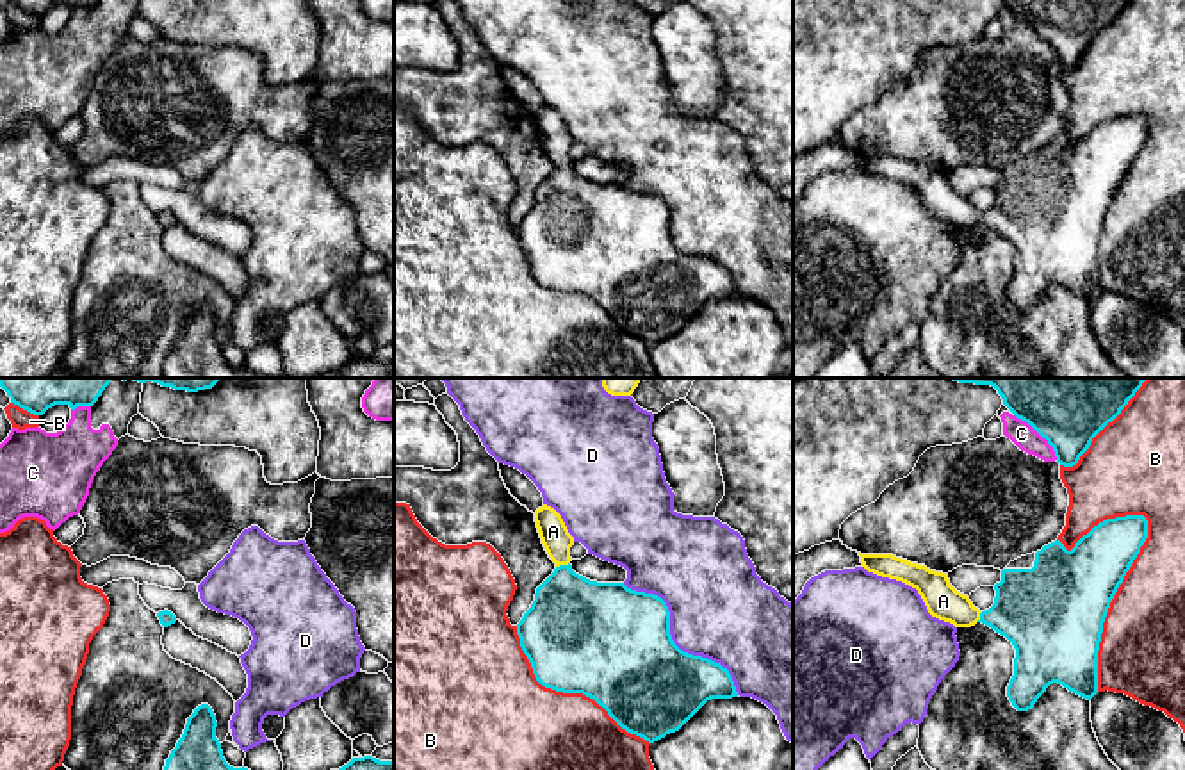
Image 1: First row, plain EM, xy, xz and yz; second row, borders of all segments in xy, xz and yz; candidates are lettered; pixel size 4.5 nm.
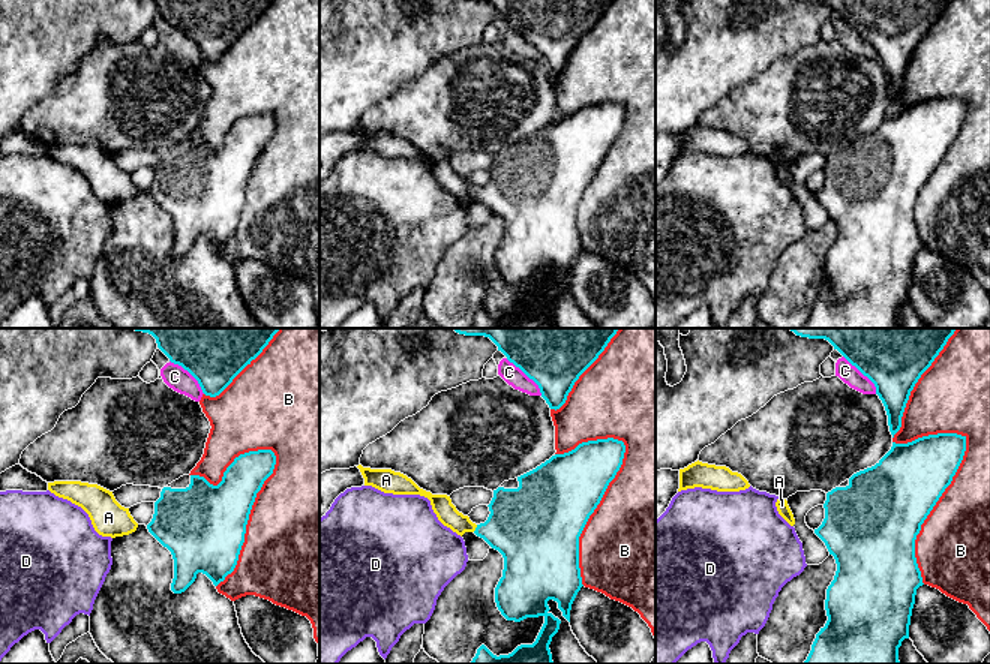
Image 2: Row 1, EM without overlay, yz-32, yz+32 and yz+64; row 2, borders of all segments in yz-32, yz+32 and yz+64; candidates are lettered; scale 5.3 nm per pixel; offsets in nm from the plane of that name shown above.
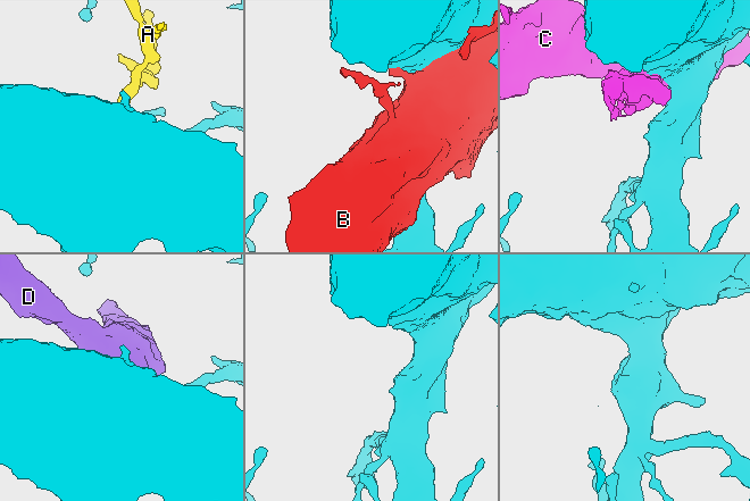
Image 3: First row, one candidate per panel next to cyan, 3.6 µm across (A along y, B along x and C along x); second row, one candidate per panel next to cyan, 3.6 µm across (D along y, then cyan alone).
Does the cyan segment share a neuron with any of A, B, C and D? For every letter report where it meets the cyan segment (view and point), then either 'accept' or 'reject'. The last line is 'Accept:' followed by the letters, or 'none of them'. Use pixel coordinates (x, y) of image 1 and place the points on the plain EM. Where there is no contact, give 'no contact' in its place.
A: meets cyan in xz at (562, 166); accept
B: meets cyan in yz at (1111, 202); reject
C: meets cyan in yz at (1039, 34); reject
D: meets cyan in xz at (672, 241); reject
Accept: A

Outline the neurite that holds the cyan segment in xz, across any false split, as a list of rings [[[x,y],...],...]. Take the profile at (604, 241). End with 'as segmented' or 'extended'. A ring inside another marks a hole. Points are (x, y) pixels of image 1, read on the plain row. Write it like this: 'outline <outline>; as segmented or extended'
outline [[[543,105],[535,123],[556,169],[536,189],[517,235],[542,287],[593,299],[622,330],[649,344],[679,332],[707,301],[738,298],[727,269],[674,244],[670,212],[661,198],[576,175],[570,166],[574,137],[561,116]]]; extended

